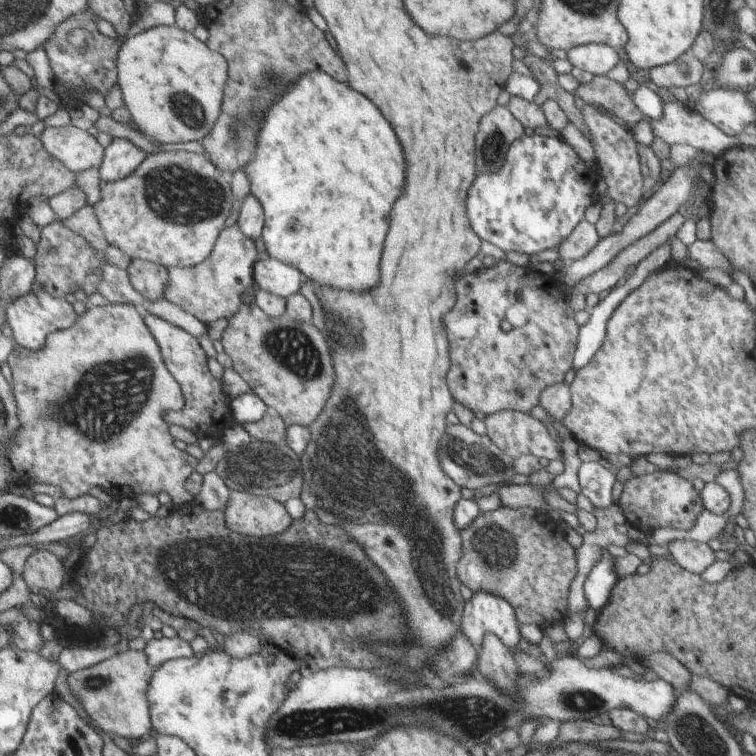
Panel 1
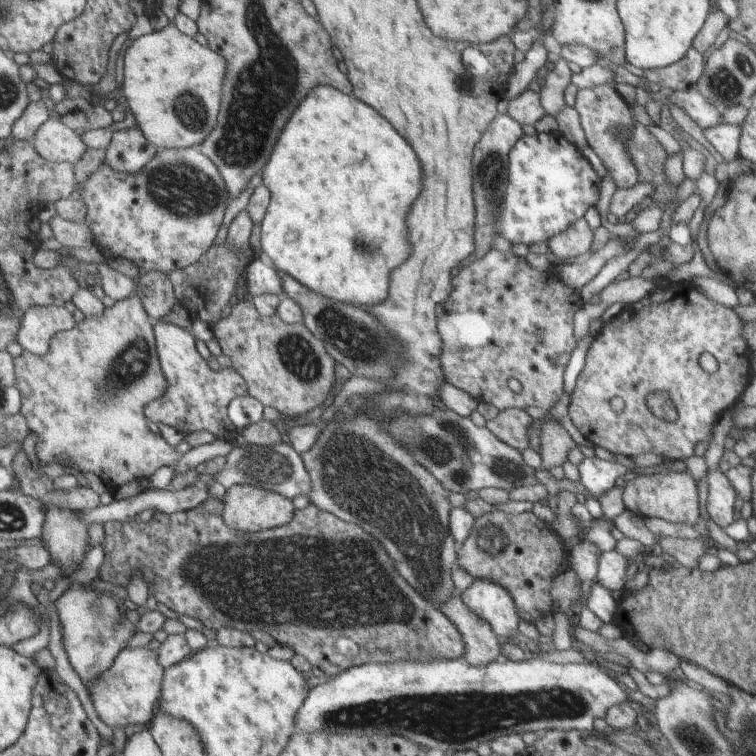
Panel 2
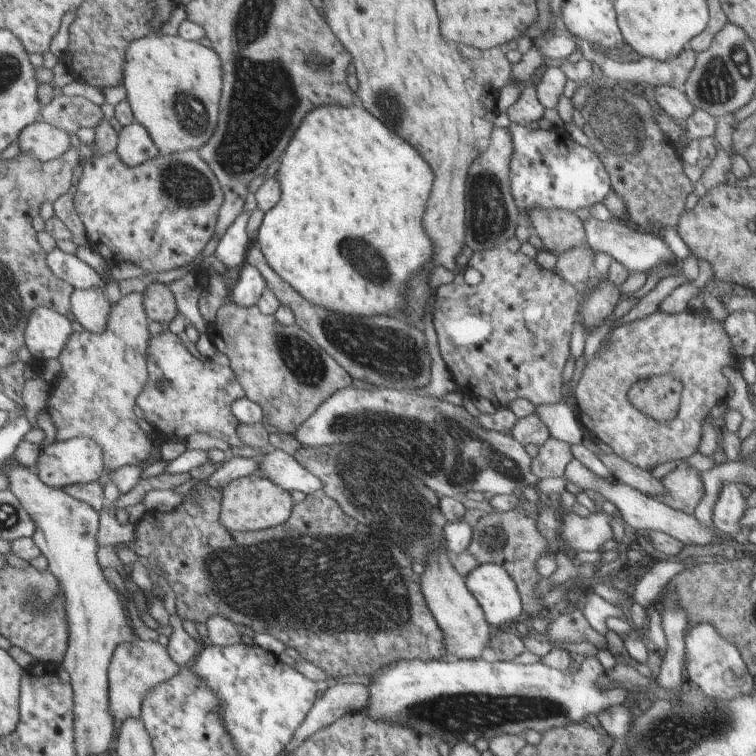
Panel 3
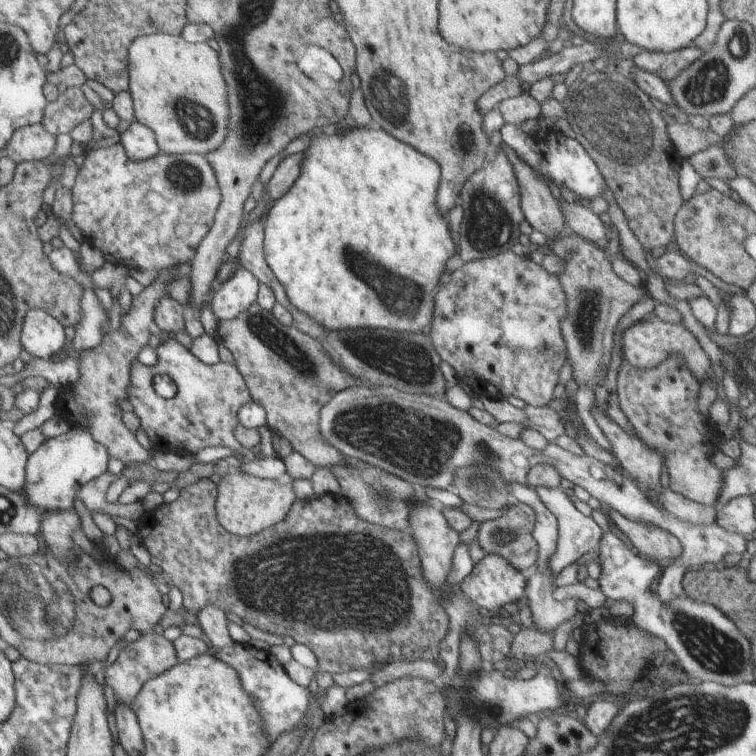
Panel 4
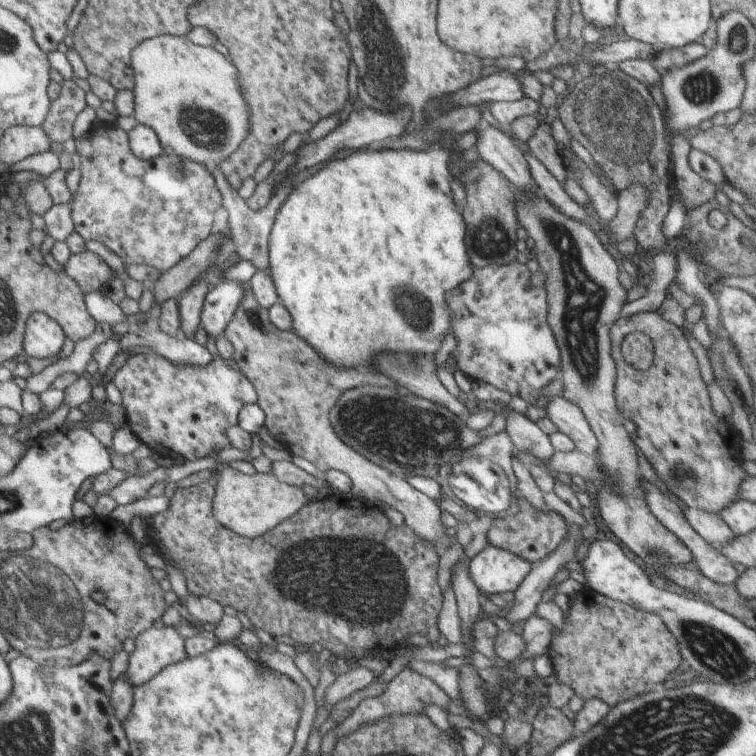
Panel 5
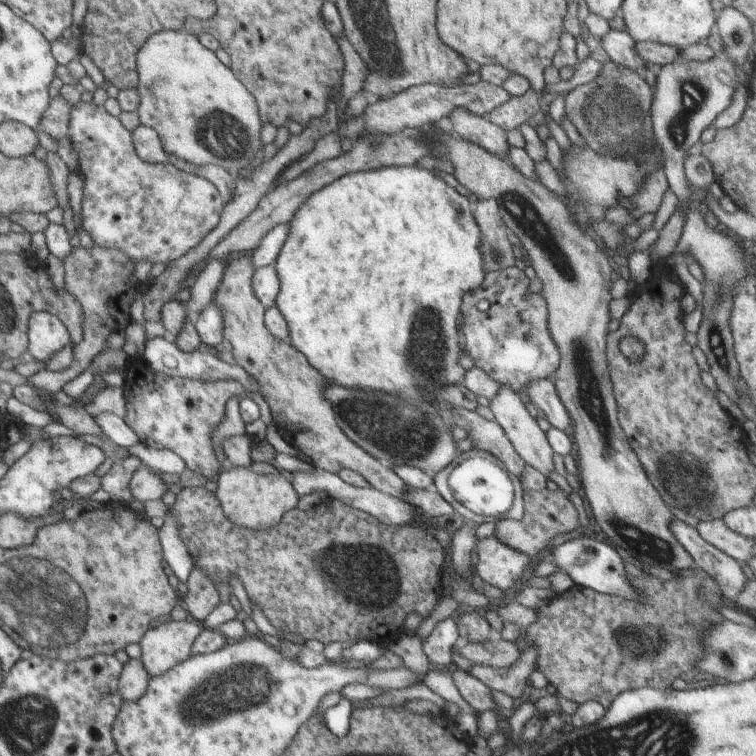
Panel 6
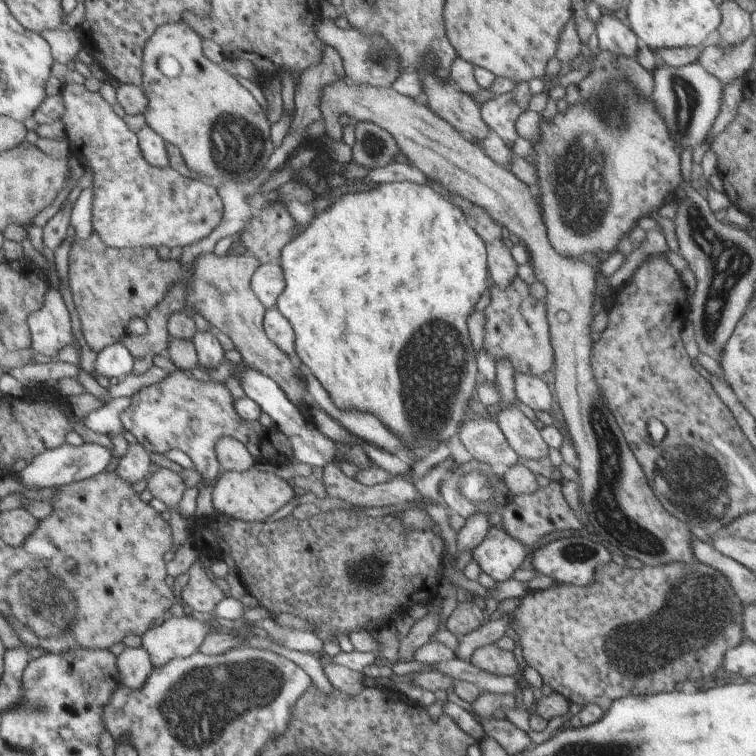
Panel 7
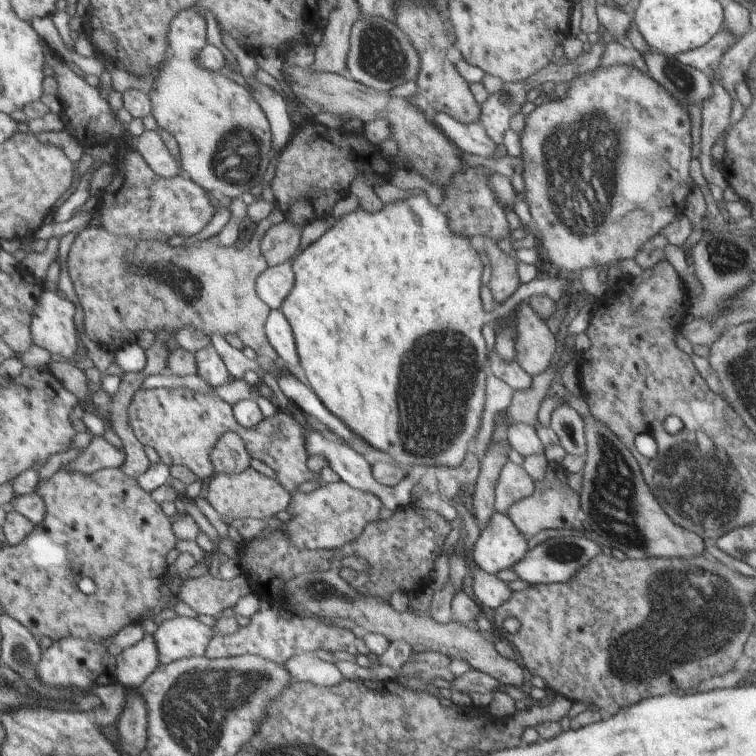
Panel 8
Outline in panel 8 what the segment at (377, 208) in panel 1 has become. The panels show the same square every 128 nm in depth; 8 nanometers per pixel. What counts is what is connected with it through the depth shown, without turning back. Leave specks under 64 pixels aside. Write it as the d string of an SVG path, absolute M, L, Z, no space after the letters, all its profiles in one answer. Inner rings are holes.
M420 194L408 196L404 200L393 200L390 204L384 203L384 208L378 212L366 212L360 208L350 214L340 216L332 228L326 230L318 240L312 242L296 256L296 260L292 263L292 270L295 278L294 286L280 309L293 330L296 350L300 359L300 374L303 380L318 396L320 402L336 418L340 418L356 436L362 438L372 448L387 453L396 461L397 465L406 468L410 465L458 468L464 462L468 452L468 443L478 438L477 434L482 424L482 412L484 412L484 404L486 404L487 376L491 374L482 327L487 323L494 324L500 318L507 318L517 305L533 295L547 295L558 303L566 294L569 294L571 287L571 282L556 274L552 274L545 280L534 278L526 284L521 284L518 290L503 304L496 305L490 312L485 311L480 298L480 288L482 288L480 278L482 278L484 265L480 260L479 252L470 244L468 238L452 232L452 228L448 226L448 216L444 214L444 209L433 205L426 196L420 196Z

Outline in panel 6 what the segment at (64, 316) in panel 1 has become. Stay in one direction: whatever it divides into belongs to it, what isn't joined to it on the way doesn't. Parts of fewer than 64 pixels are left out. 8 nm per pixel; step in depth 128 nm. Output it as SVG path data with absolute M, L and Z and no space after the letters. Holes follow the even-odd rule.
M38 311L30 317L30 354L36 361L48 360L54 352L71 343L68 328L58 316Z

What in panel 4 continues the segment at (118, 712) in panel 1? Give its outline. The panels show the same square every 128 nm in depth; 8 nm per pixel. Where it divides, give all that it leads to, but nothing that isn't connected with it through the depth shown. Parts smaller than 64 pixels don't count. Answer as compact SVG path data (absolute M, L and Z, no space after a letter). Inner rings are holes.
M154 632L144 633L135 642L126 642L120 646L120 654L113 664L106 668L106 684L112 688L116 701L120 705L132 706L132 702L137 698L142 688L150 680L166 673L177 664L177 655L170 642Z

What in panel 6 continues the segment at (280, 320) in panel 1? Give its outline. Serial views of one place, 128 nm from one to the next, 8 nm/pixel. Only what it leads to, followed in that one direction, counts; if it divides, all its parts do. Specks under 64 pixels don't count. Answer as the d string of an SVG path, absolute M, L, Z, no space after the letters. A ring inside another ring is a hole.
M252 256L232 260L230 264L225 265L222 274L223 278L220 280L212 299L212 302L222 310L224 338L232 344L232 350L229 354L230 360L237 368L242 367L246 372L258 378L260 390L262 390L264 400L268 403L272 420L274 420L276 424L280 424L280 426L286 430L286 434L292 436L292 442L304 452L307 461L311 463L316 470L325 470L332 473L337 473L344 468L354 470L354 472L358 472L360 476L364 476L366 482L368 482L373 489L393 497L398 497L399 499L404 499L406 492L408 492L408 485L404 484L404 482L398 478L398 475L392 470L392 467L374 458L374 456L368 454L365 450L362 450L362 448L354 444L354 442L340 430L340 426L338 426L338 422L336 422L334 410L332 410L332 405L323 395L324 390L331 387L332 383L330 383L327 378L324 378L316 368L310 366L310 362L306 360L302 352L296 350L290 343L285 343L284 340L280 340L280 338L274 338L274 336L268 332L265 325L266 308L254 294L252 286L254 271Z

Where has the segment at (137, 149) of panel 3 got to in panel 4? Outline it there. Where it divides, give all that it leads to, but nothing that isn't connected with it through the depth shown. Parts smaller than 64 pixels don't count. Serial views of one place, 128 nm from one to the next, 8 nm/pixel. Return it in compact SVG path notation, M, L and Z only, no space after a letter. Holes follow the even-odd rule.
M138 122L132 123L130 128L121 134L121 146L125 154L133 161L144 161L159 154L159 147L154 132Z

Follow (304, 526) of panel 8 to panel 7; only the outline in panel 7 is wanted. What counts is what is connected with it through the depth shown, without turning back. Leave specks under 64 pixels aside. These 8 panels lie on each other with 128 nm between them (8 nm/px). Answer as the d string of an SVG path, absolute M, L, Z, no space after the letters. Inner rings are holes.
M323 466L323 484L328 497L334 497L350 503L355 507L380 507L383 504L406 504L418 502L420 494L413 481L403 476L391 477L384 484L362 486L353 478L348 478L338 466Z

